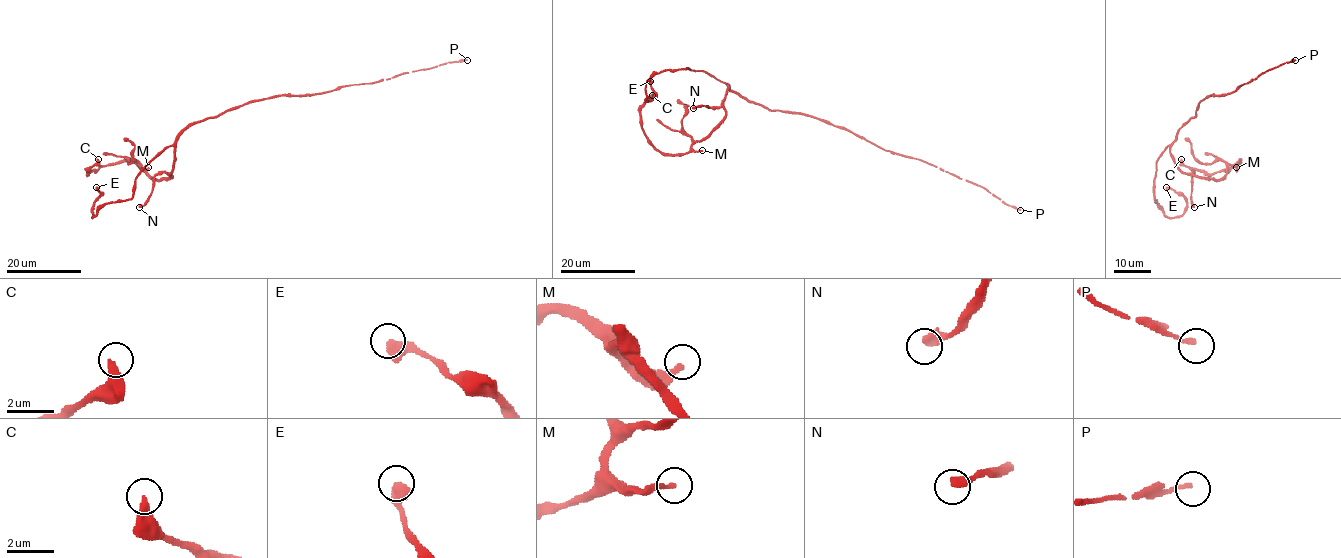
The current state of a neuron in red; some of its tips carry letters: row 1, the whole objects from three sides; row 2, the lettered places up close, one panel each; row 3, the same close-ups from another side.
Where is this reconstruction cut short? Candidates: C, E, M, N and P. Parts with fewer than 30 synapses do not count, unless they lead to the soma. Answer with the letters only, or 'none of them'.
P

